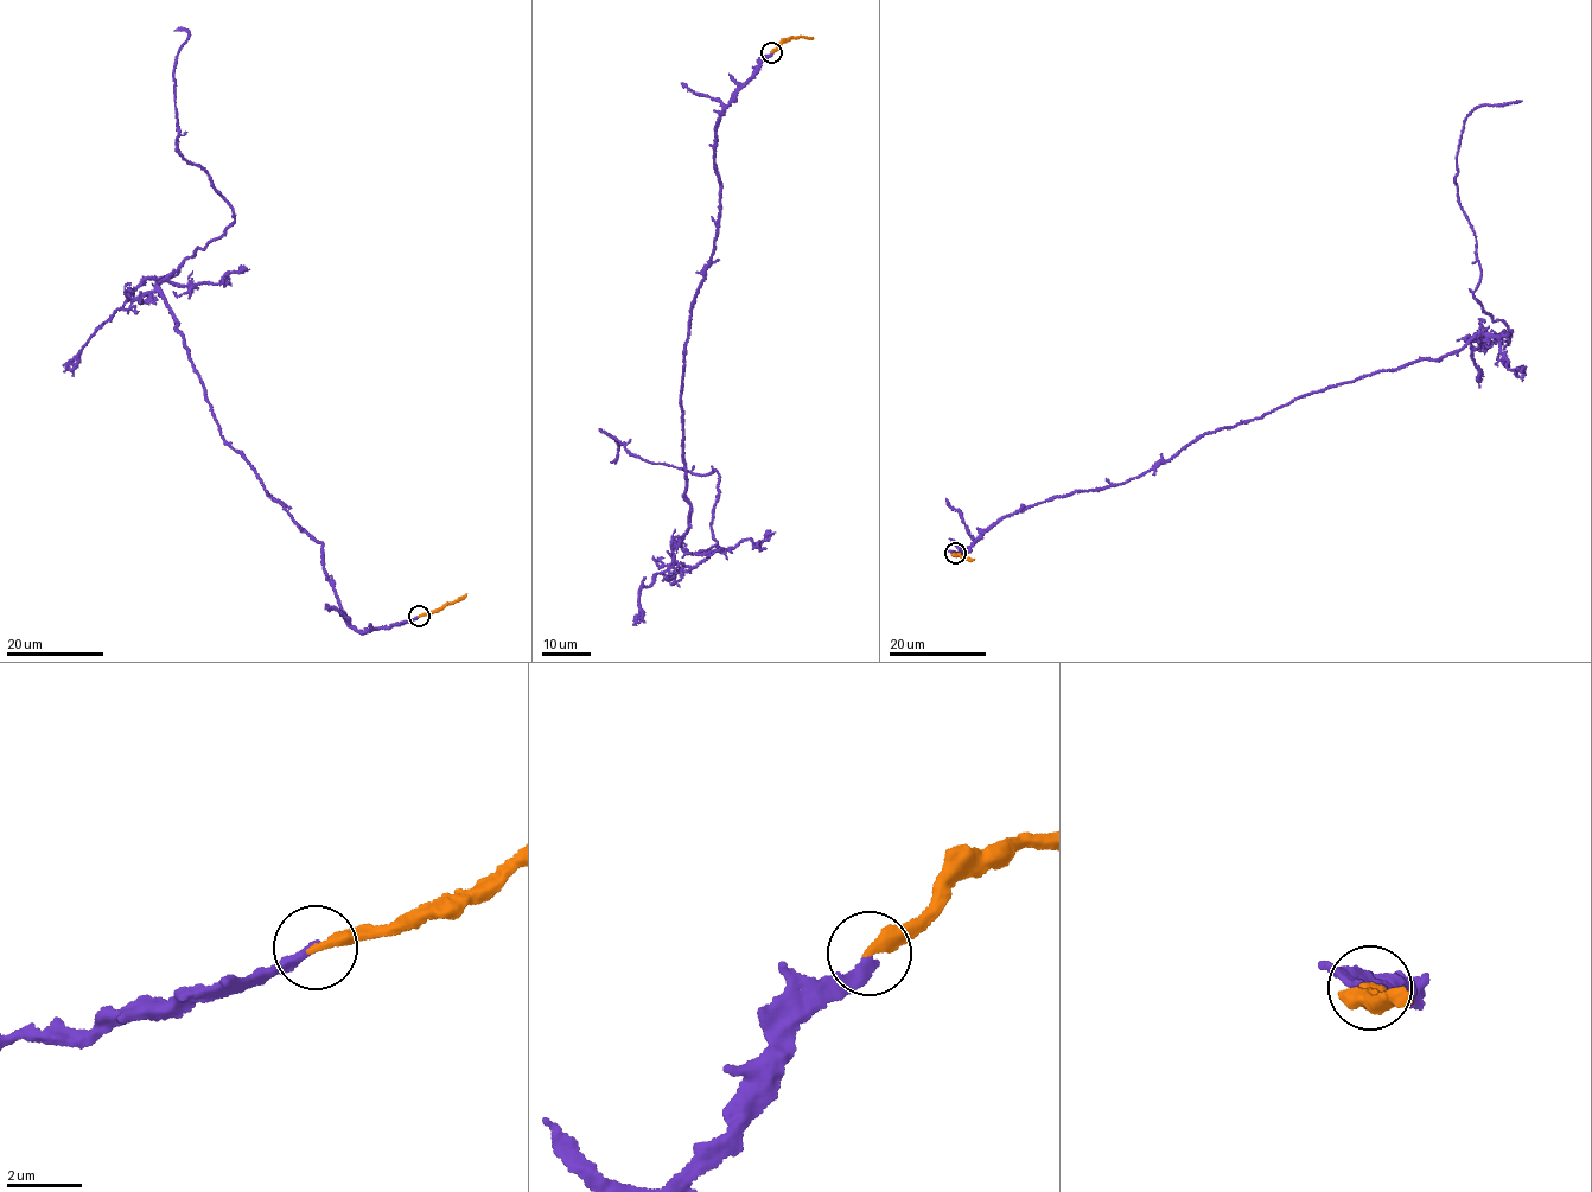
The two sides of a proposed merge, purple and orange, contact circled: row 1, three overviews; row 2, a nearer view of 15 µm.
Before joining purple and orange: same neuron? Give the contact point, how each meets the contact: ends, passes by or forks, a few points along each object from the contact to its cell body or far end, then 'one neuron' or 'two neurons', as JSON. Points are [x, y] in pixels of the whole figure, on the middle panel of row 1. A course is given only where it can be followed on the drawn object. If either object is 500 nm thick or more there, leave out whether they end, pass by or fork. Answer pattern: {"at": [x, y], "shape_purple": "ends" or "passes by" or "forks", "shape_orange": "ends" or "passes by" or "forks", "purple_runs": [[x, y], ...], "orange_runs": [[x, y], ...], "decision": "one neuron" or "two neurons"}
{"at": [771, 52], "shape_purple": "ends", "shape_orange": "ends", "purple_runs": [[771, 52], [717, 131], [682, 374], [682, 548], [715, 546], [717, 471], [599, 428], [610, 461]], "orange_runs": [[771, 52], [790, 39], [813, 38]], "decision": "one neuron"}

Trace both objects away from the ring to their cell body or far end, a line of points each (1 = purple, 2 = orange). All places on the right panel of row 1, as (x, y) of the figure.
1: (955, 554), (1204, 434), (1513, 331), (1473, 294), (1454, 176), (1466, 114), (1516, 100)
2: (955, 554), (969, 561), (974, 559)

